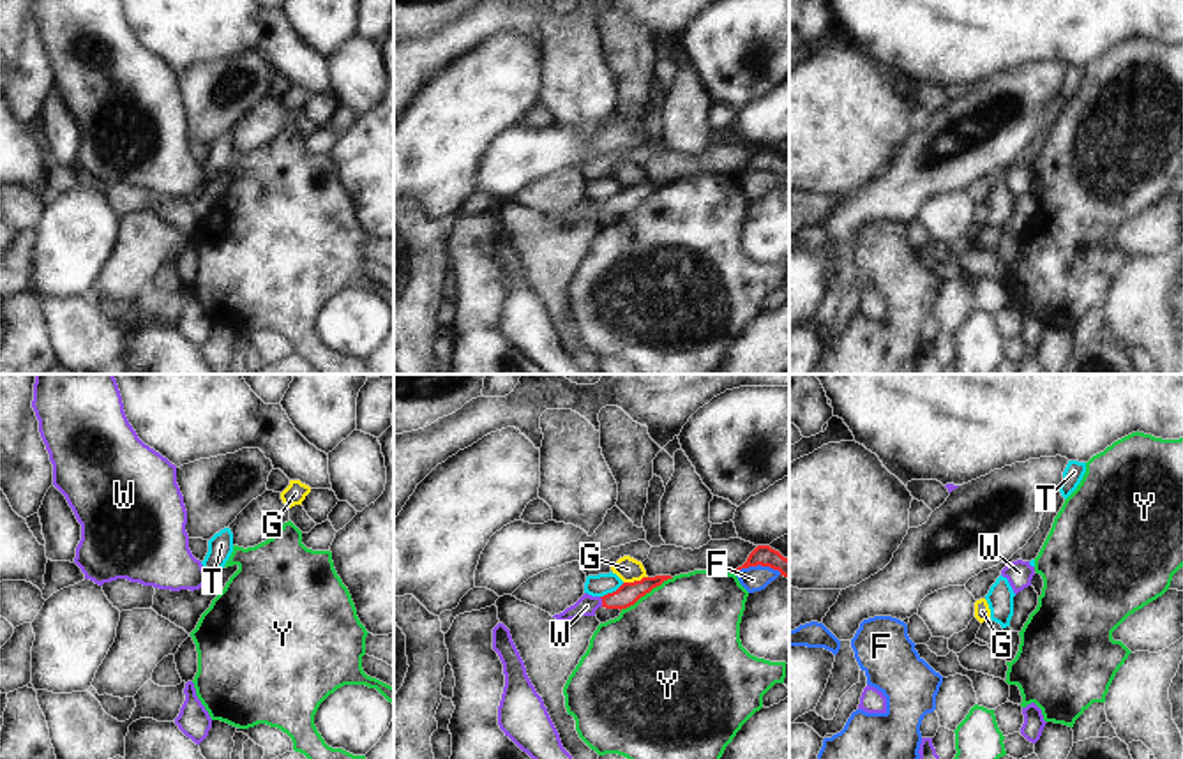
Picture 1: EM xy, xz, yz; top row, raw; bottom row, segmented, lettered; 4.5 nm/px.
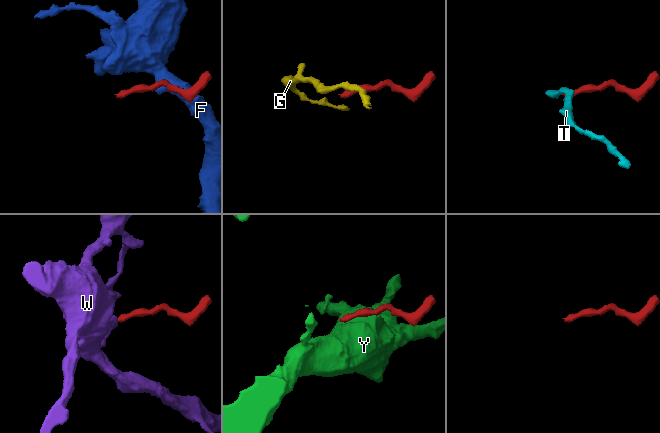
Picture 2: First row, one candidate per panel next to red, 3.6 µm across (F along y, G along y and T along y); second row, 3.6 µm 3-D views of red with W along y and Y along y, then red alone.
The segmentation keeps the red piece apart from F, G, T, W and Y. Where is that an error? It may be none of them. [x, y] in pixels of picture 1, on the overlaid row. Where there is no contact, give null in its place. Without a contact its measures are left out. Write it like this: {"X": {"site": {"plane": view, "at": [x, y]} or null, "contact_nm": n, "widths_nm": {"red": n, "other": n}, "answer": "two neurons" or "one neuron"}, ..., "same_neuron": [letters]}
{"F": {"site": {"plane": "xz", "at": [760, 563]}, "contact_nm": 200, "widths_nm": {"red": 100, "other": 110}, "answer": "two neurons"}, "G": {"site": {"plane": "xz", "at": [634, 581]}, "contact_nm": 120, "widths_nm": {"red": 100, "other": 110}, "answer": "two neurons"}, "T": {"site": {"plane": "xz", "at": [613, 592]}, "contact_nm": 130, "widths_nm": {"red": 100, "other": 100}, "answer": "two neurons"}, "W": {"site": {"plane": "xz", "at": [602, 602]}, "contact_nm": 50, "widths_nm": {"red": 100, "other": 90}, "answer": "one neuron"}, "Y": {"site": {"plane": "xz", "at": [647, 592]}, "contact_nm": 280, "widths_nm": {"red": 100, "other": 480}, "answer": "two neurons"}, "same_neuron": ["W"]}

